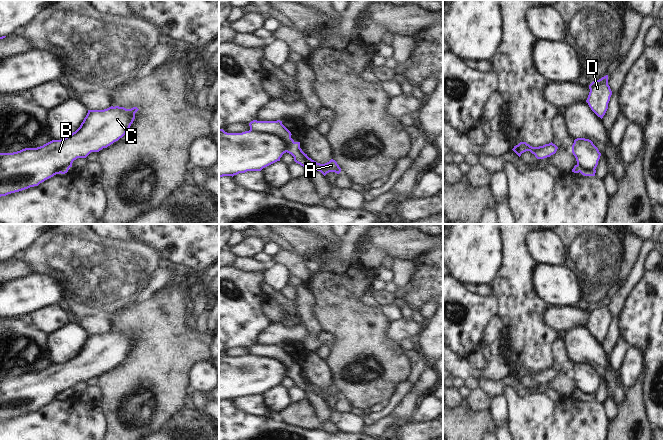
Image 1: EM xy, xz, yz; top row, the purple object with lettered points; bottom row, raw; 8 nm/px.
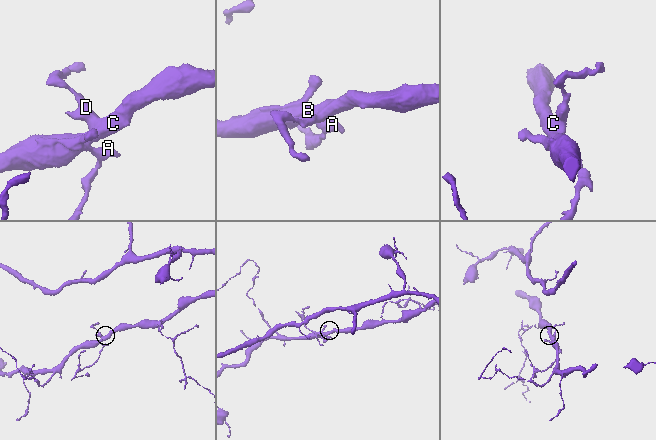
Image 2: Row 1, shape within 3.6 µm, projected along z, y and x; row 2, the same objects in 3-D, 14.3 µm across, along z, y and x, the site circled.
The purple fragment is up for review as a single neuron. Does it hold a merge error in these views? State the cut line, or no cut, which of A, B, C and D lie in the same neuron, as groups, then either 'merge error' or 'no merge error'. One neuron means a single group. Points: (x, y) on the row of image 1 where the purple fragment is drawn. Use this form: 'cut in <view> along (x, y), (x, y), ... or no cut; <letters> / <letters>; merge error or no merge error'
cut in xz along (249, 130), (282, 135), (285, 138), (287, 151); A / B C D; merge error

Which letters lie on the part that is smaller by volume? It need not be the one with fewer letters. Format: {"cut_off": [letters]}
{"cut_off": ["A"]}

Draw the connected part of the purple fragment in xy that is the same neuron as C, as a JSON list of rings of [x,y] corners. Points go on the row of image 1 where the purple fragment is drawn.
[[[111,106],[104,110],[88,110],[80,127],[71,135],[52,140],[37,148],[25,148],[0,156],[0,197],[38,186],[45,180],[69,170],[77,158],[86,158],[91,152],[99,152],[122,138],[135,119],[139,109]]]

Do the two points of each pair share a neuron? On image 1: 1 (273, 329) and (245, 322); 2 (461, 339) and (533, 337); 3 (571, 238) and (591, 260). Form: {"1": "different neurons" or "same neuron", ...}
{"1": "different neurons", "2": "different neurons", "3": "same neuron"}

